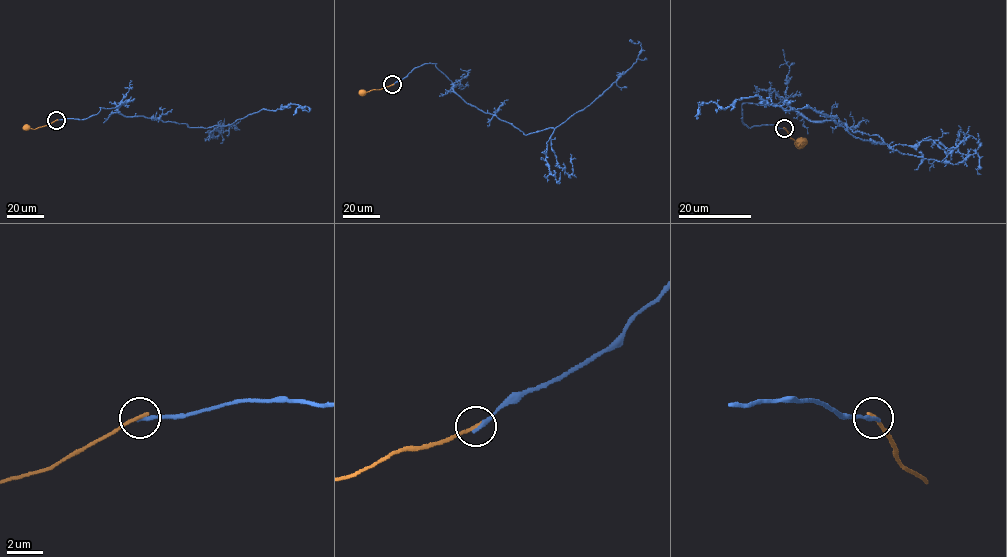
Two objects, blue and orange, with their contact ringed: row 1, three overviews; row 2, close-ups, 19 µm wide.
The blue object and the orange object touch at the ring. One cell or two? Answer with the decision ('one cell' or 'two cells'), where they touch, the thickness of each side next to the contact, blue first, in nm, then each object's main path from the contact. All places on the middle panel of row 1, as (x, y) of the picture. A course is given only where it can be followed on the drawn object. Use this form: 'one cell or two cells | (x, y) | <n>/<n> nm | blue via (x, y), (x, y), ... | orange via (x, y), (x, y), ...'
two cells | (392, 84) | 240/240 nm | blue via (393, 84), (417, 67), (436, 63), (466, 102), (528, 134), (556, 128), (624, 74), (641, 48), (629, 40) | orange via (392, 84), (360, 94)

